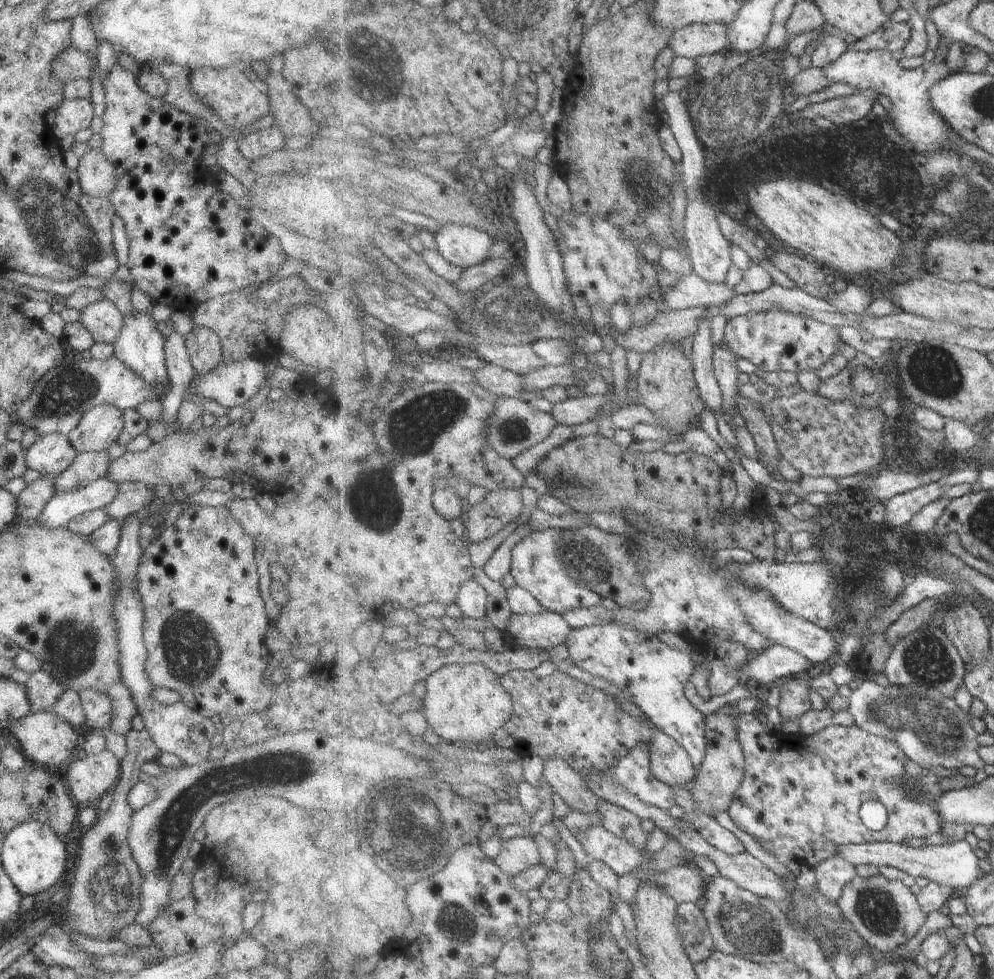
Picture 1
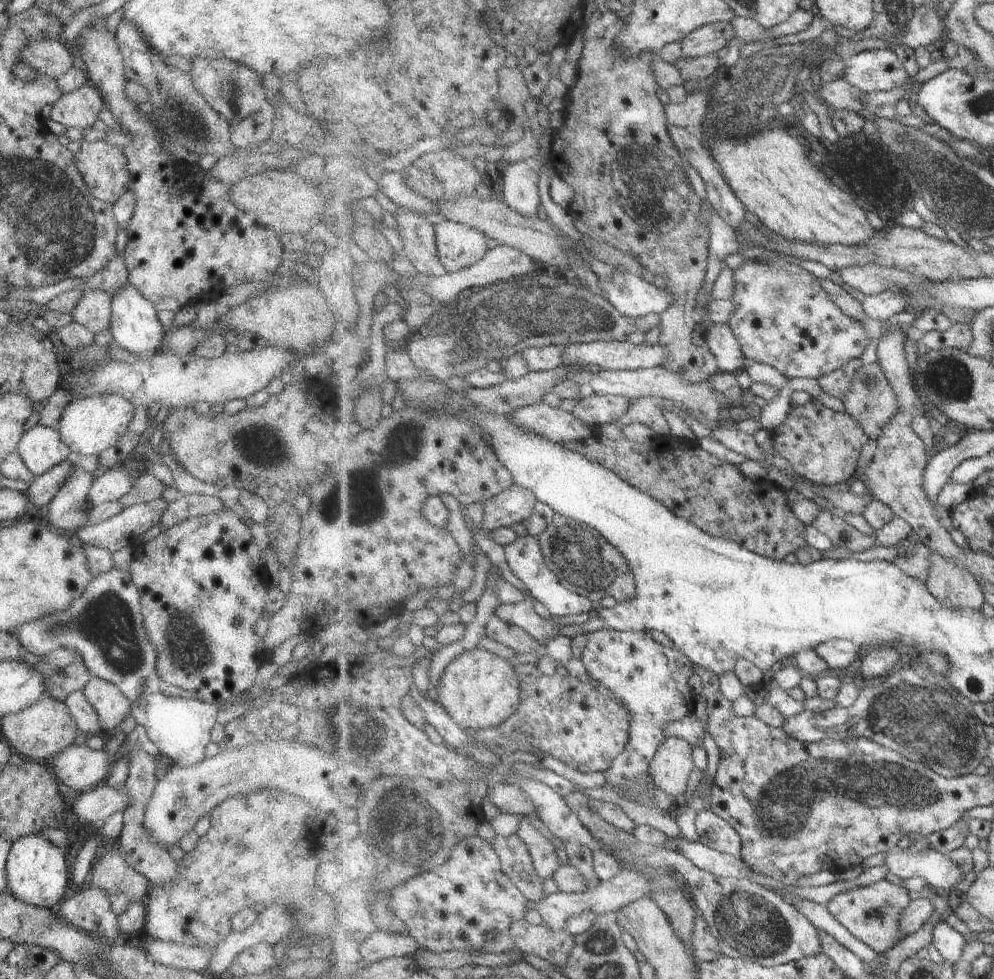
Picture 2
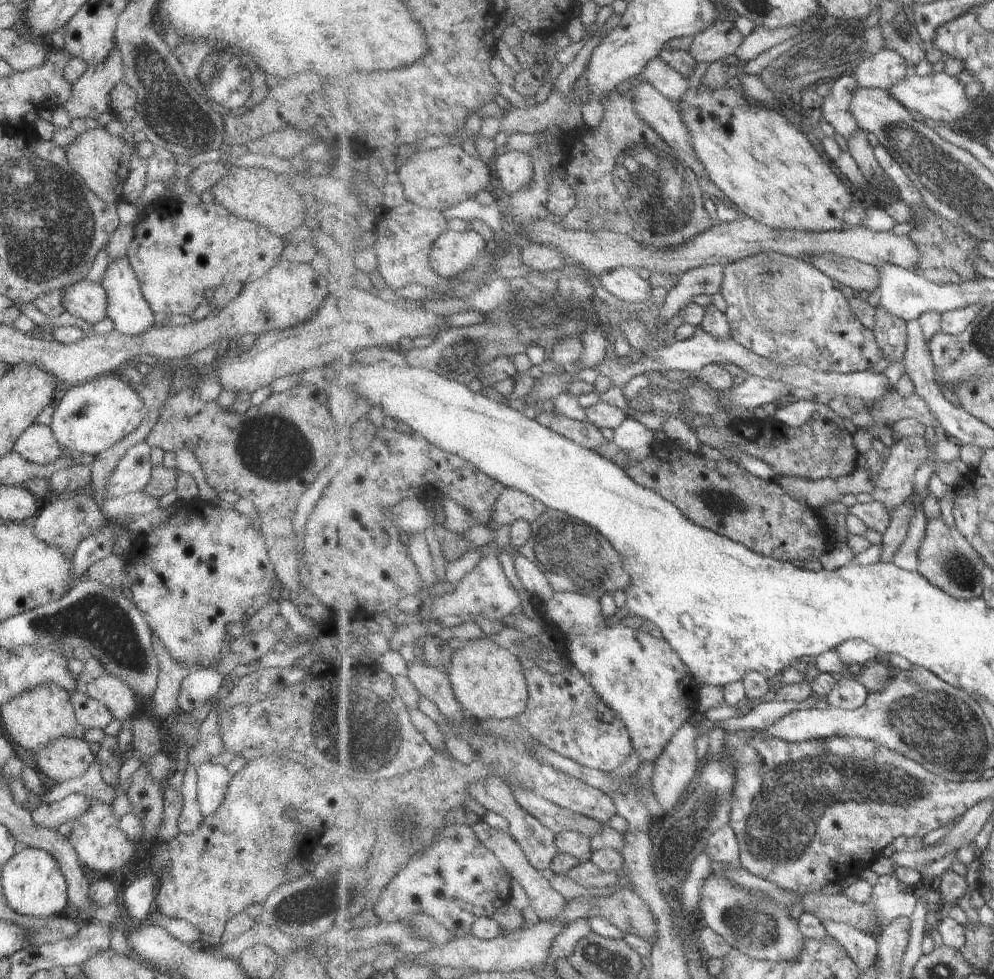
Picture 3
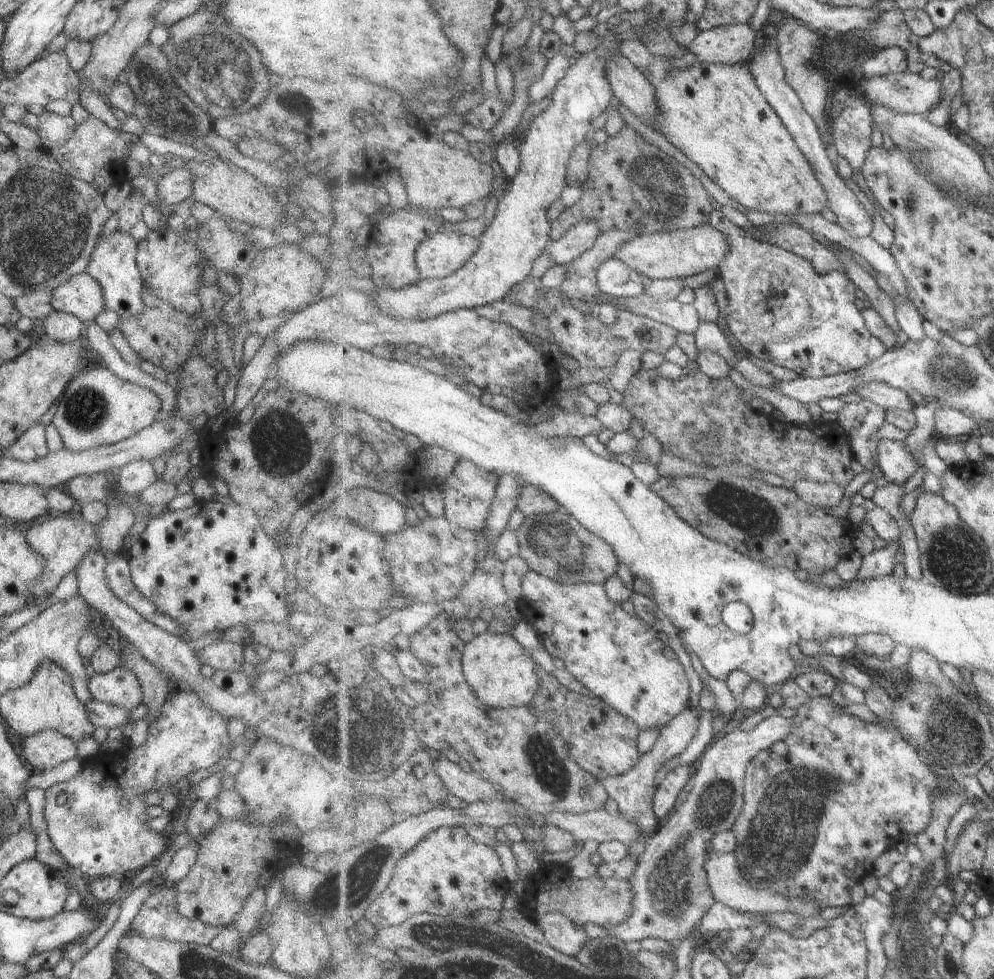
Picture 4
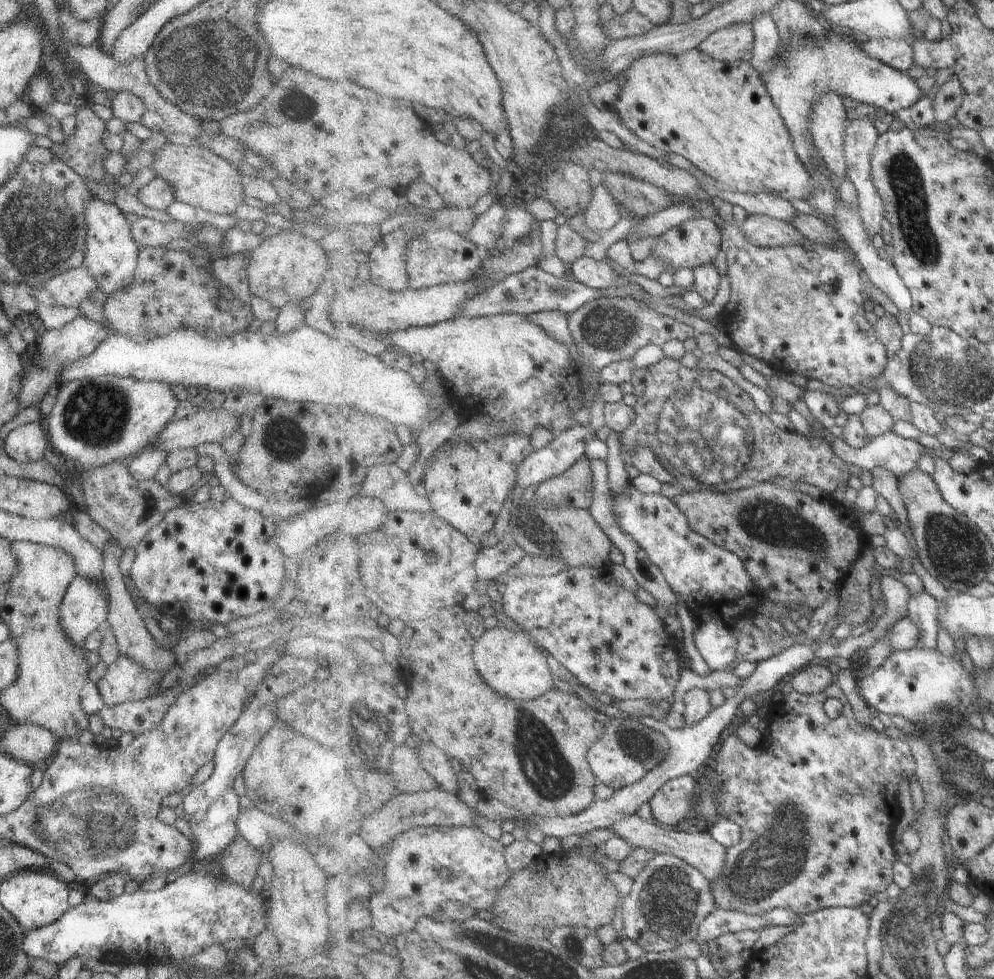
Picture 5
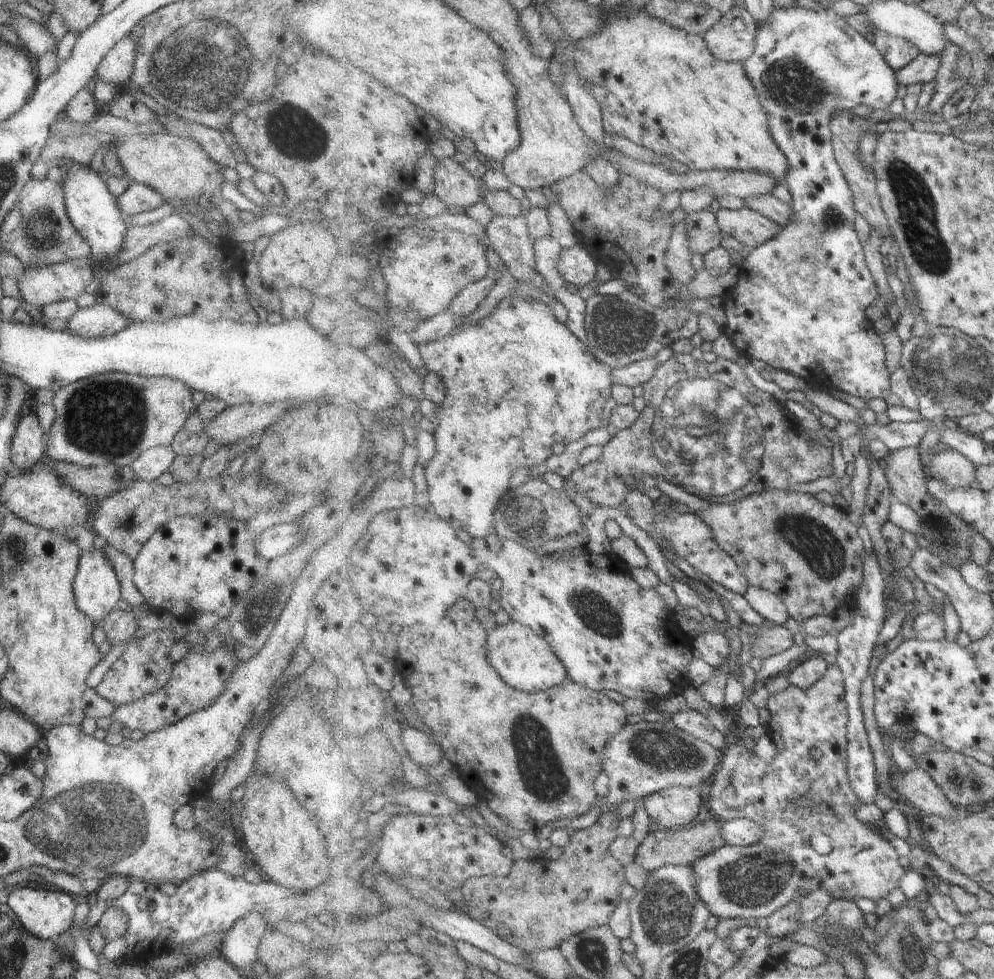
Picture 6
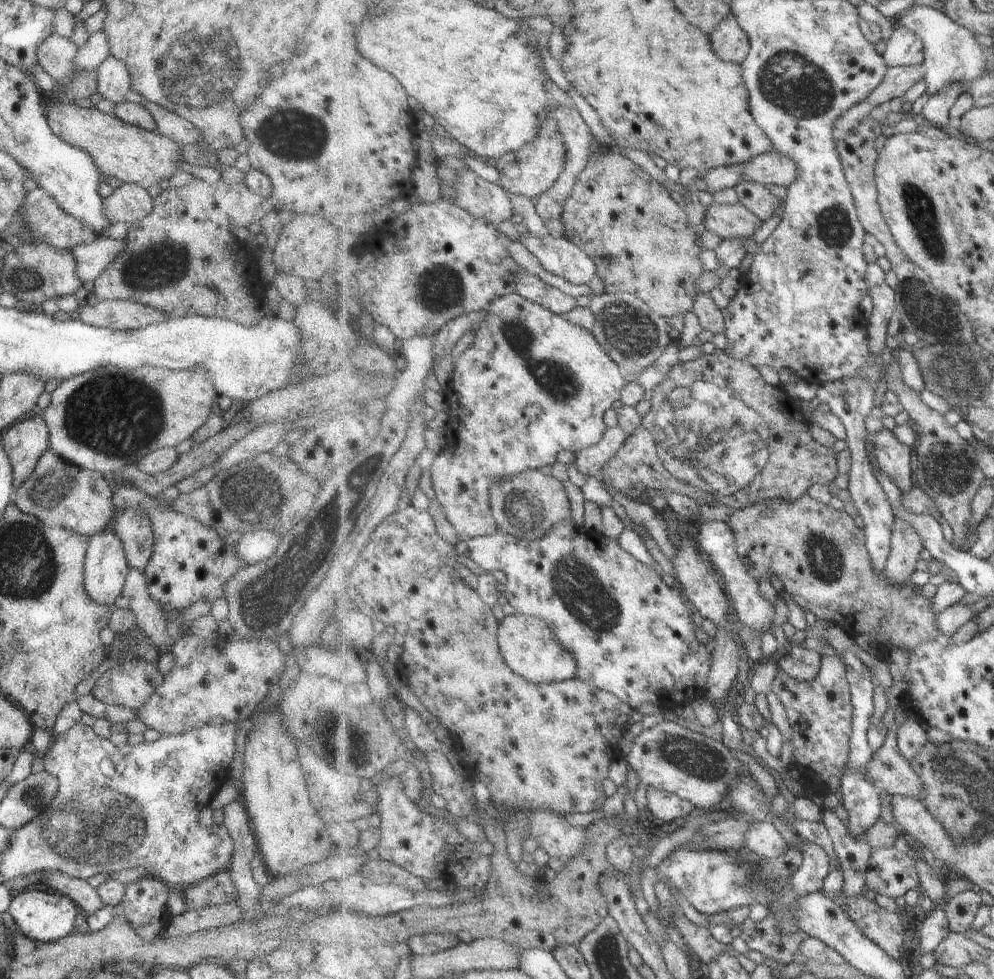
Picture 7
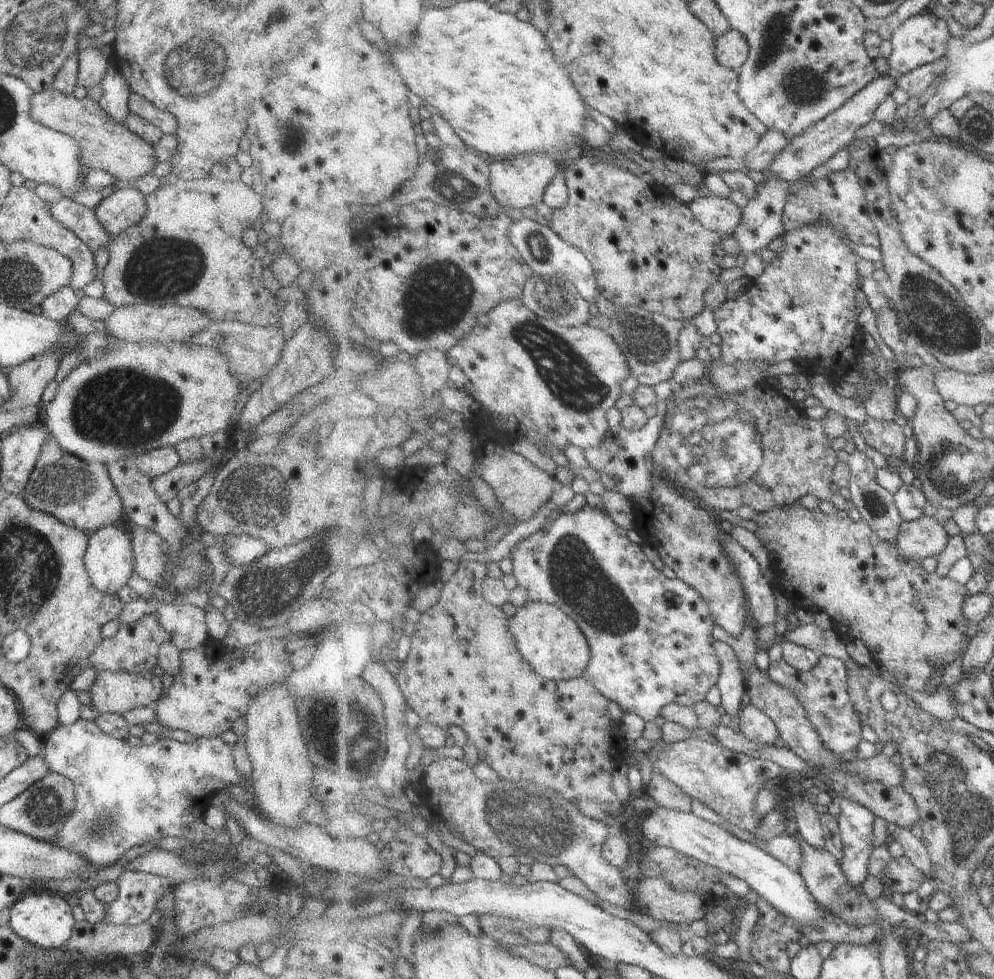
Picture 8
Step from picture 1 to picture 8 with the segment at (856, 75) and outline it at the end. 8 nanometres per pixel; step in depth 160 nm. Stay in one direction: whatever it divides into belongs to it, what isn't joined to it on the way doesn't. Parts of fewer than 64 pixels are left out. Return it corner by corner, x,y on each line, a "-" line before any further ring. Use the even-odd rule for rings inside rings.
927,12
916,18
910,18
892,38
893,53
889,57
893,73
909,74
921,67
927,66
947,57
948,42
950,42
950,26
938,14

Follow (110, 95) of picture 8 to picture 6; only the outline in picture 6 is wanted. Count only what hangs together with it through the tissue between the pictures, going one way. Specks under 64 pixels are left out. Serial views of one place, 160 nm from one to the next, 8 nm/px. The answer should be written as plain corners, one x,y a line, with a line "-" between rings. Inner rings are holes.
130,32
120,38
97,67
95,80
115,84
116,88
124,89
135,68
138,56
136,46
138,42
130,36

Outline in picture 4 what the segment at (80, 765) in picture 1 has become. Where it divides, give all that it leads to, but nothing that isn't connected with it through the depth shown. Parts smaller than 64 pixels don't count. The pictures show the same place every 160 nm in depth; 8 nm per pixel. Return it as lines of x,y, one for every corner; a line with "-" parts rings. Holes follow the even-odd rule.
48,729
22,737
22,752
34,770
46,770
74,758
76,743
58,731

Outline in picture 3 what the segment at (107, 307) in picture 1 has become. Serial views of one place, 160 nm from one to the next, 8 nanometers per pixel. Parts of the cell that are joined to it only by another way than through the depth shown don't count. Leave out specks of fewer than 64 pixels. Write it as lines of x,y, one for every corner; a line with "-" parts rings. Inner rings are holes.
87,281
68,285
61,298
65,312
95,325
107,316
107,292
101,283

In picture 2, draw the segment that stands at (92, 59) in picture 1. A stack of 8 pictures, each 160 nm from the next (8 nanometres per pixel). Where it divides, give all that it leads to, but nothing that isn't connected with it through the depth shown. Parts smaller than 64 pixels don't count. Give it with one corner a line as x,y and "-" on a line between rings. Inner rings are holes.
44,39
30,41
19,52
19,60
26,62
40,75
58,78
72,66
72,56
64,41

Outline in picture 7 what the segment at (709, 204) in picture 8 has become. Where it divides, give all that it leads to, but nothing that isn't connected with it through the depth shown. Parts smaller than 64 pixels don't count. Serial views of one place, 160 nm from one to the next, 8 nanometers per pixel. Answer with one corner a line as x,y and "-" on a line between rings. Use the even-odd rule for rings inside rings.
713,202
706,214
706,228
724,239
752,238
765,222
743,203
734,205

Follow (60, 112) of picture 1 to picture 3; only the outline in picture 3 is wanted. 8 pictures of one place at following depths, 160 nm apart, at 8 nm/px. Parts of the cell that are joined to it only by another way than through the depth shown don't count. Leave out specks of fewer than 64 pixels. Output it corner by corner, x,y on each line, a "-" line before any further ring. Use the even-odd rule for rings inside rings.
114,47
107,59
89,66
80,78
73,82
73,93
63,103
63,107
74,118
110,118
110,91
123,80
123,56
118,47

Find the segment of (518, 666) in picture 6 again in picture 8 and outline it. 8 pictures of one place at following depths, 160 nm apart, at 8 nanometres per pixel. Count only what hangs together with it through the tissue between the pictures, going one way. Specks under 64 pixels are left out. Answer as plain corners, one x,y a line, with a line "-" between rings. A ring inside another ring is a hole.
529,601
518,608
517,613
510,620
510,632
518,638
518,648
524,660
530,664
534,672
544,676
546,680
554,682
570,681
584,677
589,670
593,654
590,642
582,628
566,614
562,608
550,602

